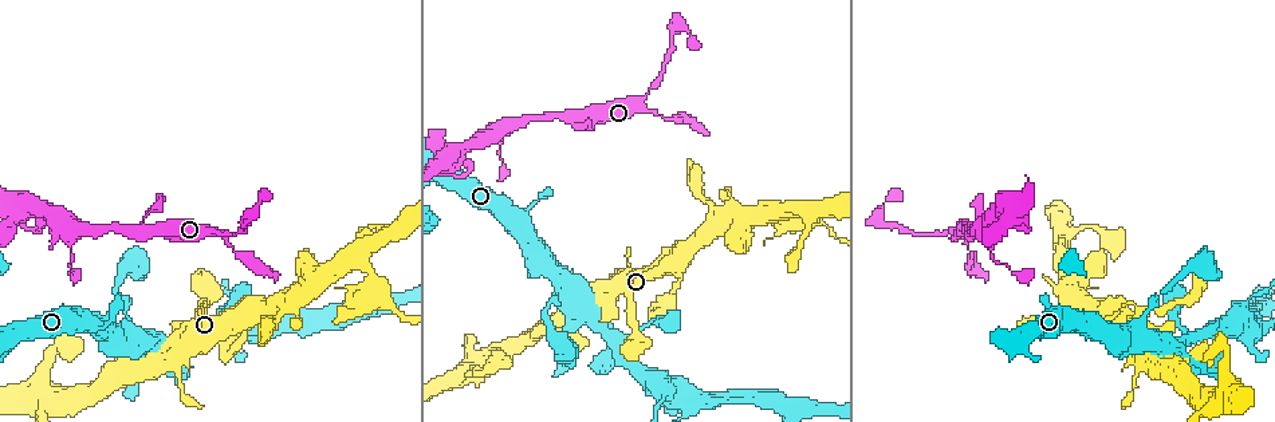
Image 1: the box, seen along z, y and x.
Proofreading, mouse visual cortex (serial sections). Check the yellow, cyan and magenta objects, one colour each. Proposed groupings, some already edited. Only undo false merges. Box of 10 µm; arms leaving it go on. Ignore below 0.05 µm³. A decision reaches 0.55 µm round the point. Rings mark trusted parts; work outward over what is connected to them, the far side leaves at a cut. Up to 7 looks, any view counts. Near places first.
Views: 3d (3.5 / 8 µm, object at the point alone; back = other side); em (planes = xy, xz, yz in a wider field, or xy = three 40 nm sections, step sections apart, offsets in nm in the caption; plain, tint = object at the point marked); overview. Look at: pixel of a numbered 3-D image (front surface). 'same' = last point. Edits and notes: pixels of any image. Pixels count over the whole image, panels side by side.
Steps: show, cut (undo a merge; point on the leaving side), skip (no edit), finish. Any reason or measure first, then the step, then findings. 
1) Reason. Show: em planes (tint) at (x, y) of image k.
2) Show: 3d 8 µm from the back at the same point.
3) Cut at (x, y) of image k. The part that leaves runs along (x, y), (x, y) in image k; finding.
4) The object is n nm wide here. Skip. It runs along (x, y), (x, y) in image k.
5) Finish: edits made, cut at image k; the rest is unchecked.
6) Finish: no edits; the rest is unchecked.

Sudden change in width. Show: 3d 3.5 µm at (658, 84) of image 1.

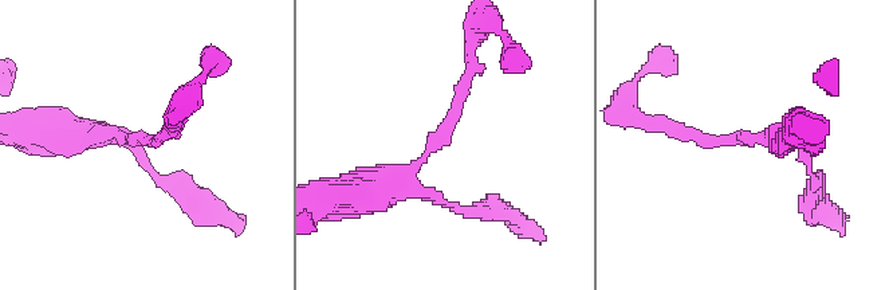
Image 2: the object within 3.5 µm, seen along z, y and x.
Show: em xy step 1 (tint) at (745, 141) of image 2.

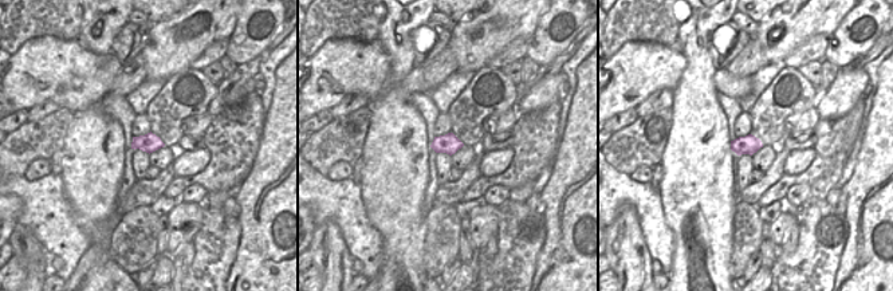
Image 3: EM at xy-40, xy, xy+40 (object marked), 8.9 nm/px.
Skip. It runs along (365, 196), (439, 141), (472, 65) in image 2; continuous, no second cell.

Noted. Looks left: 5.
Looks like a crossing. Show: 3d 8 µm from the back at (665, 389) of image 1.

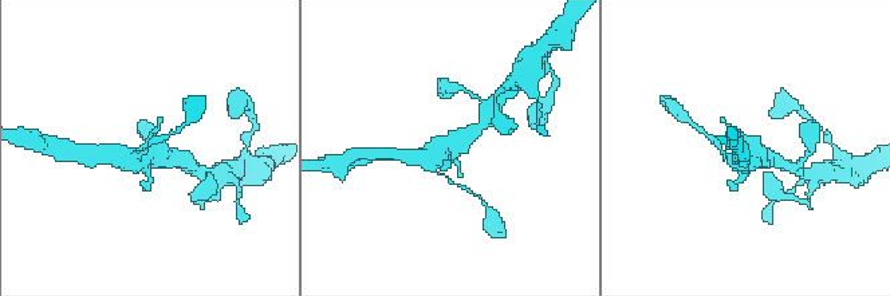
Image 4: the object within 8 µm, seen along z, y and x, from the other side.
Show: 3d 3.5 µm at the same point.

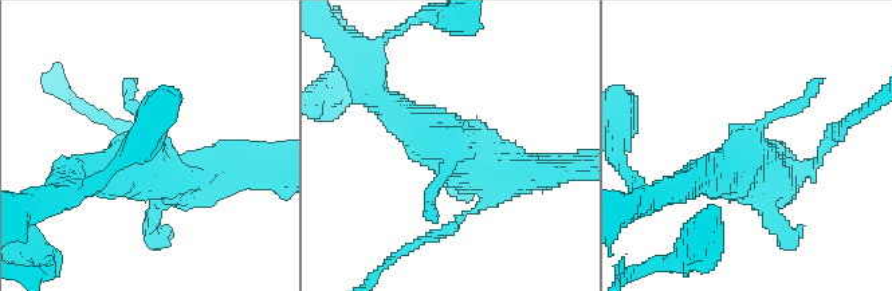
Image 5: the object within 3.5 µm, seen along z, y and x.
Need the tissue. Show: em xy step 2 (tint) at (449, 148) of image 5.

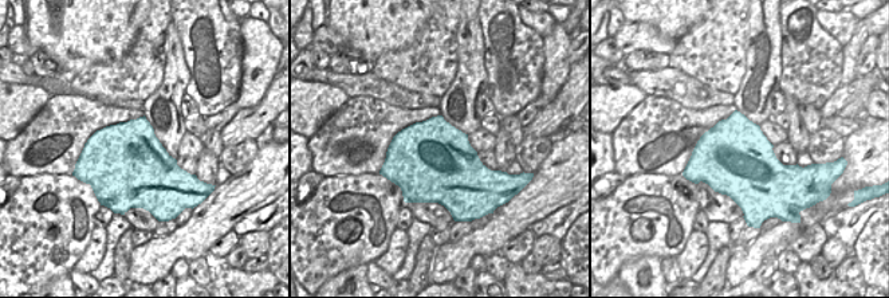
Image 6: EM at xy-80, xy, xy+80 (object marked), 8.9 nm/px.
The object is 750 nm wide here. Skip. It runs along (373, 93), (476, 168), (526, 172) in image 5; all the same cell.

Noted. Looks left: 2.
A narrow waist. Show: 3d 3.5 µm at (1061, 256) of image 1.

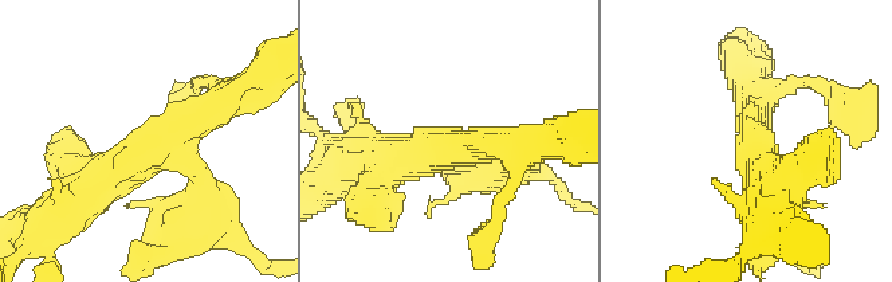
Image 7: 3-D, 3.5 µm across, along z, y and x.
3 arms meet here; the arms are 250, 400, 500 nm wide; now the EM. Show: em xy step 5 (tint) at (162, 139) of image 7.

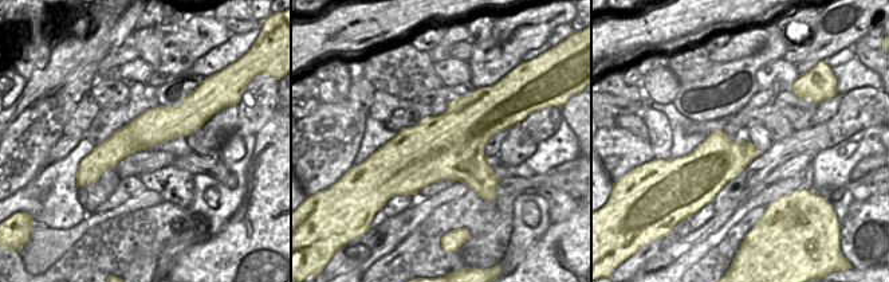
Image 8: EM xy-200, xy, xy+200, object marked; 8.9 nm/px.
Skip. It runs along (90, 191), (238, 91) in image 7; one cell here.

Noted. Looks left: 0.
Finish: no edits; the rest is unchecked.

